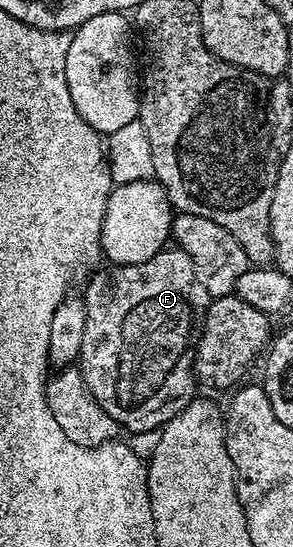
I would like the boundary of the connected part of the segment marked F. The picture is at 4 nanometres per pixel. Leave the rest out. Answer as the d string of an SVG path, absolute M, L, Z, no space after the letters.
M165 248L156 253L147 262L134 264L117 264L107 265L103 272L95 271L89 277L90 281L86 284L84 299L86 302L86 317L84 318L84 346L80 346L80 354L77 363L80 365L80 371L92 398L104 406L108 414L123 429L130 432L150 432L161 429L162 425L167 424L184 406L188 406L191 400L195 399L196 377L194 374L194 349L197 347L197 337L201 332L202 319L206 314L207 306L210 304L212 297L207 293L207 288L199 280L198 273L195 270L194 263L188 258L183 251L177 248Z

